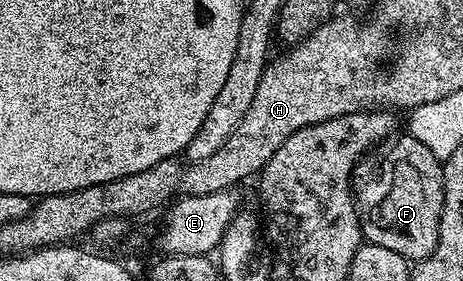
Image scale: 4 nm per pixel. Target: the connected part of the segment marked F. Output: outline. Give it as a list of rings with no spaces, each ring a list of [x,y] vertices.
[[[410,135],[398,137],[386,146],[383,170],[360,189],[358,186],[359,224],[370,244],[389,247],[389,251],[397,251],[408,263],[414,263],[428,257],[437,247],[443,210],[443,167],[425,143]]]

